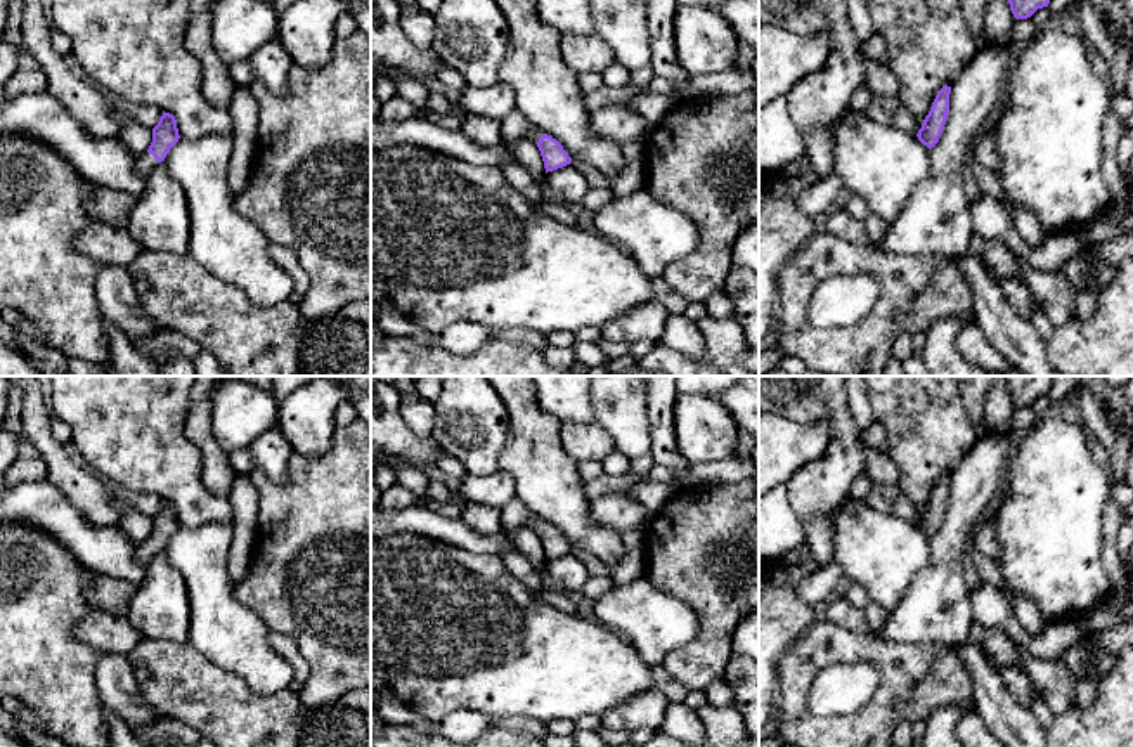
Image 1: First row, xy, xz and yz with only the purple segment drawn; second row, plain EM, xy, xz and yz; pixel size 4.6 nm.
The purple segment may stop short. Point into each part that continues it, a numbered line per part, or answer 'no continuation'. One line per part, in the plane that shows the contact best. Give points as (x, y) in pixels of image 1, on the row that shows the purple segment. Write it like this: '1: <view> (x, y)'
1: xy (144, 162)

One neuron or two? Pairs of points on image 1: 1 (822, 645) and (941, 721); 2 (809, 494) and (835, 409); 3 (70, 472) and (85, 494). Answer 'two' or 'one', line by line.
1: two
2: one
3: one

